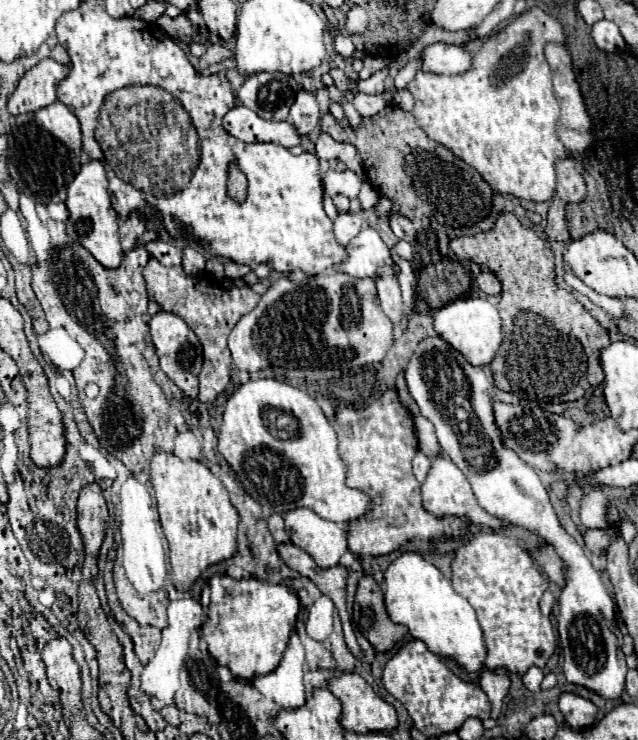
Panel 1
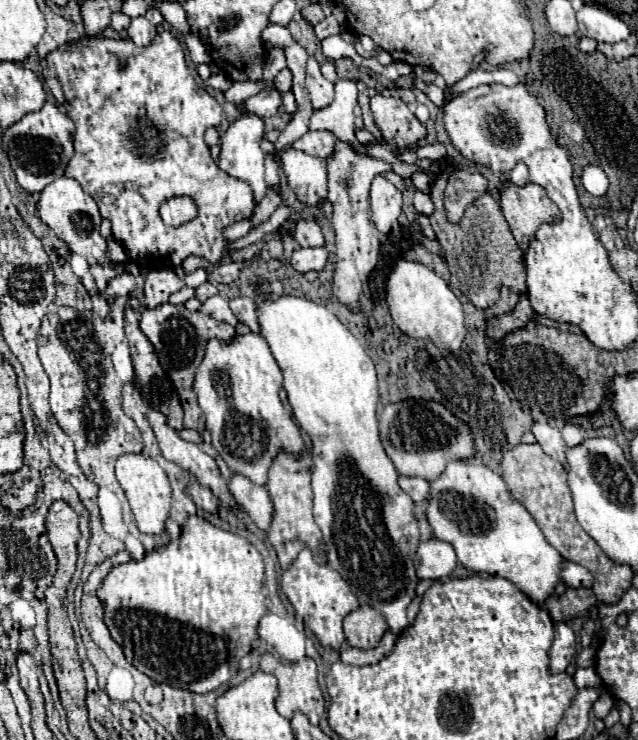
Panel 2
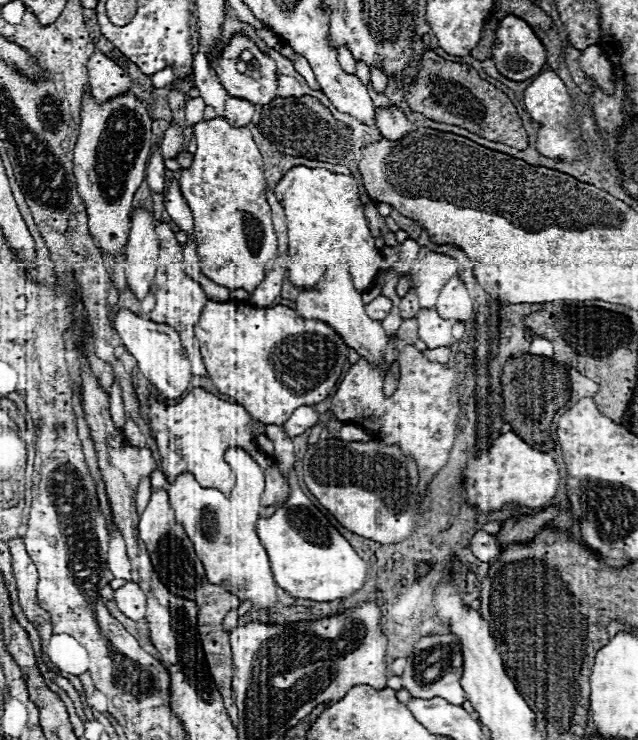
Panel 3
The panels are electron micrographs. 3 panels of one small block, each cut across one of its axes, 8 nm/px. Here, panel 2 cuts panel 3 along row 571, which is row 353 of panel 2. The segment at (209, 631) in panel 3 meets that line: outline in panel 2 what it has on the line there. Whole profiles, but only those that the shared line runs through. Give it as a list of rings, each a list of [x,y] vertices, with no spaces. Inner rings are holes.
[[[160,304],[154,310],[144,308],[142,318],[140,318],[140,330],[146,334],[146,338],[156,348],[156,356],[160,360],[162,370],[170,376],[170,380],[176,386],[180,404],[184,408],[184,428],[194,428],[202,434],[204,432],[204,416],[200,412],[200,406],[196,404],[196,394],[192,392],[194,372],[196,372],[196,368],[200,366],[200,362],[204,358],[206,342],[212,336],[220,336],[222,340],[230,340],[236,334],[236,330],[230,324],[218,322],[218,320],[206,316],[206,314],[190,312],[190,310],[184,308],[184,304],[180,304],[180,306]]]

